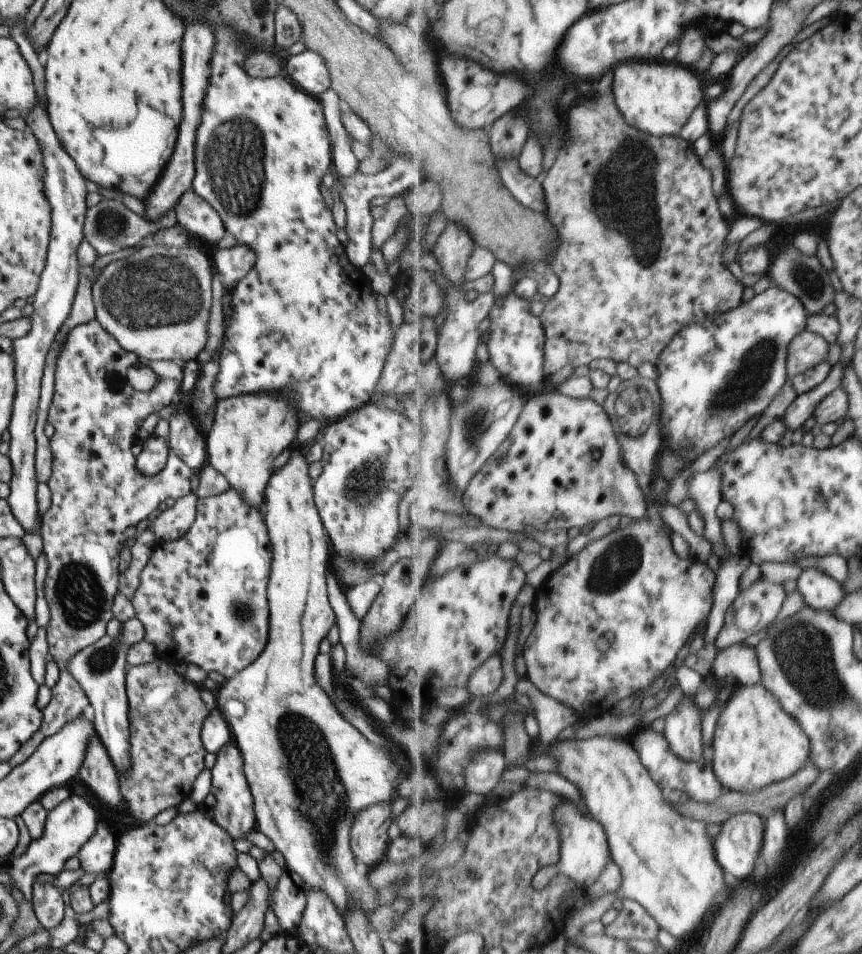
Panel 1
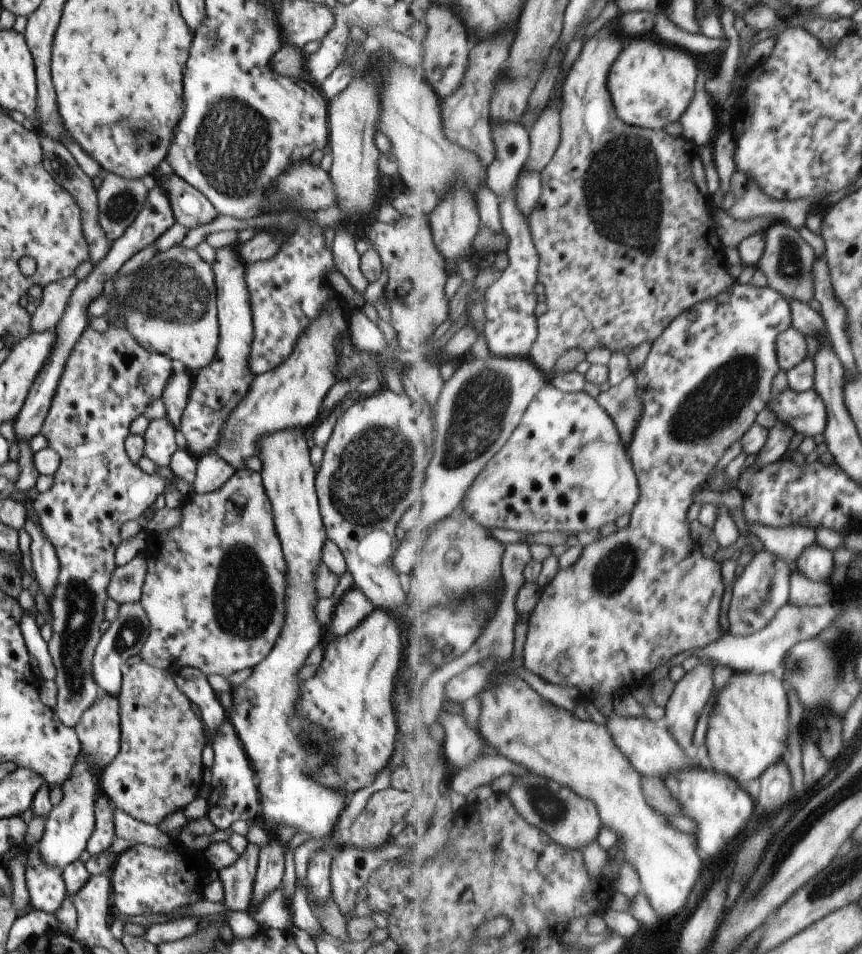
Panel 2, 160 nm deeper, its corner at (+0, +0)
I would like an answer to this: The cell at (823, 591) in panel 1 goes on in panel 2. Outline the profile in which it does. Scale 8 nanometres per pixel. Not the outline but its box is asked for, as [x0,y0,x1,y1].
[796,544,833,583]

